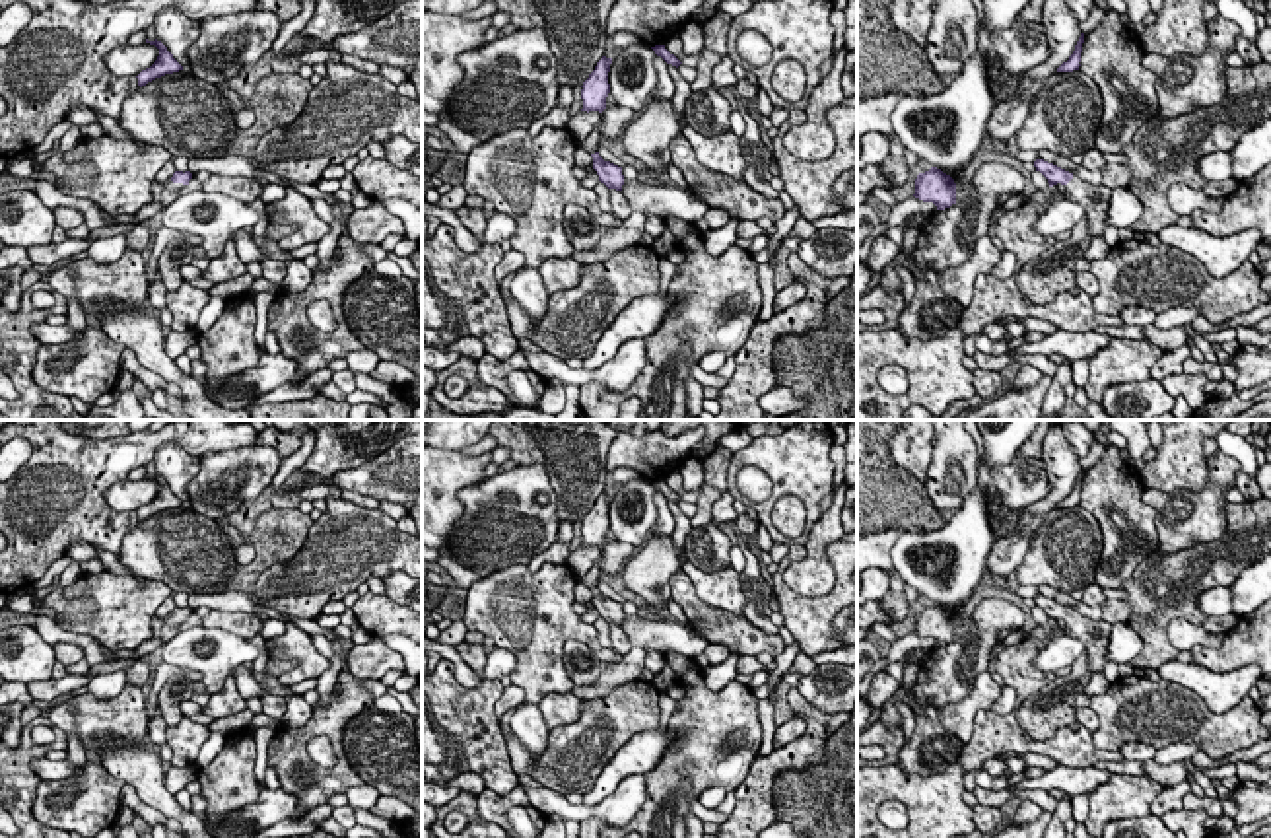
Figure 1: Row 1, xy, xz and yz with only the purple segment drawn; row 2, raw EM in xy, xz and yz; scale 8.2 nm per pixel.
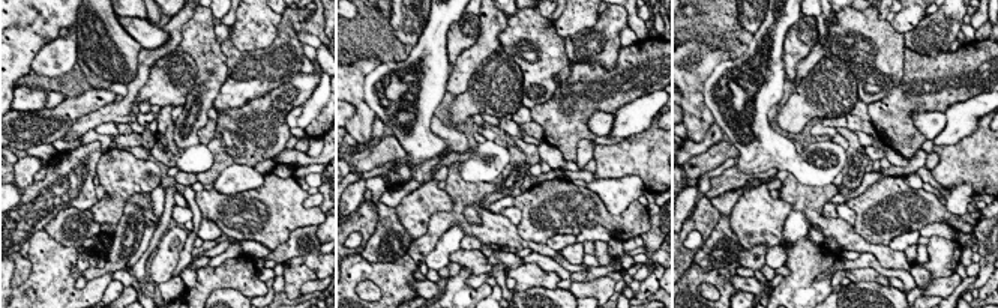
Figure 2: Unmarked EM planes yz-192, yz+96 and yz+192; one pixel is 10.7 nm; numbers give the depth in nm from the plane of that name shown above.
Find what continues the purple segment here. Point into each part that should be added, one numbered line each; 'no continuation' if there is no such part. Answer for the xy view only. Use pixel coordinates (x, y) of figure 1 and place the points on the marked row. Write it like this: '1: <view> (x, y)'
1: xy (162, 193)

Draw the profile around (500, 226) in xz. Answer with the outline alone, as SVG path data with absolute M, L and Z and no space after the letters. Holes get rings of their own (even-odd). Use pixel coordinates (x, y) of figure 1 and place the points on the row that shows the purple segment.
M490 212L486 214L486 229L484 229L484 241L492 245L499 245L501 241L511 239L511 235L517 231L517 222L501 212Z

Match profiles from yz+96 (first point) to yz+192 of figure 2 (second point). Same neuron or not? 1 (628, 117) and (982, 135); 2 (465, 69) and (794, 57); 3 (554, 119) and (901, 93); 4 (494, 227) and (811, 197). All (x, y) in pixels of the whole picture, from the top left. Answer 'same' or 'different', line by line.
1: different
2: different
3: same
4: same

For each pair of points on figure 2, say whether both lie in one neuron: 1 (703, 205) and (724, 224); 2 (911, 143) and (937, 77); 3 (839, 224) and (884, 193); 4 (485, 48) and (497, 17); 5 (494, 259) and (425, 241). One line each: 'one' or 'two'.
1: two
2: one
3: two
4: one
5: two

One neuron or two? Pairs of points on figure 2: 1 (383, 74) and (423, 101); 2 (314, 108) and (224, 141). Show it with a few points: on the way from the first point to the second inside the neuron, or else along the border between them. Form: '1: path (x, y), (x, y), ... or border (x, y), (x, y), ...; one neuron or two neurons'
1: path (395, 68), (401, 69), (416, 89); one neuron
2: border (320, 78), (314, 92), (300, 105); two neurons

